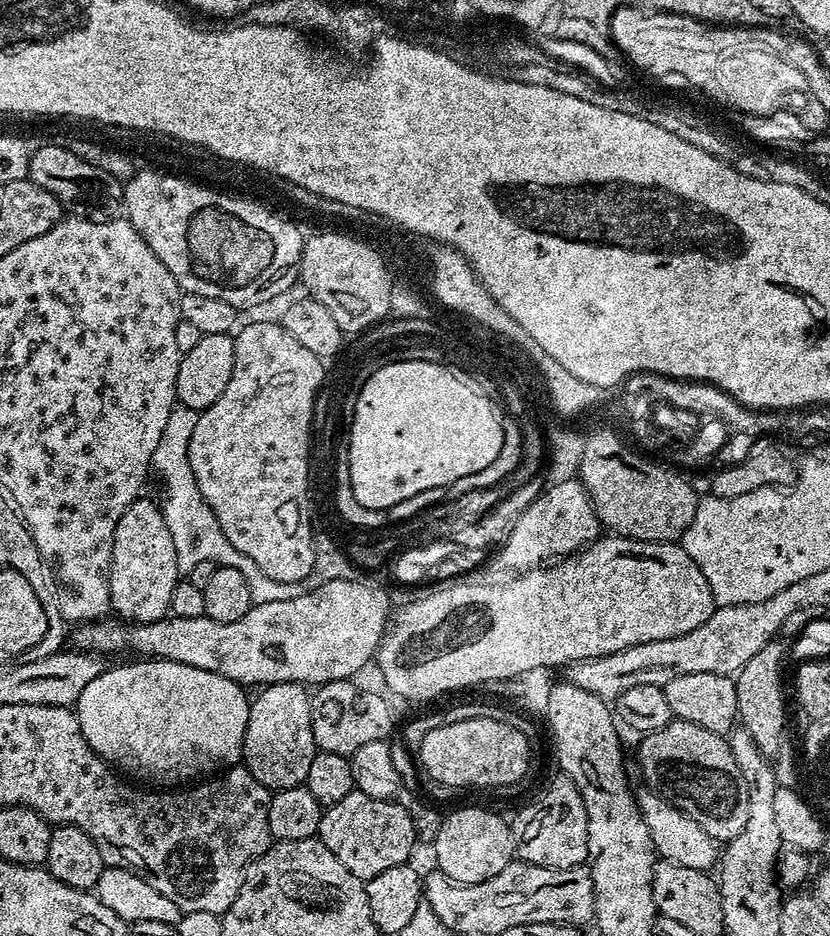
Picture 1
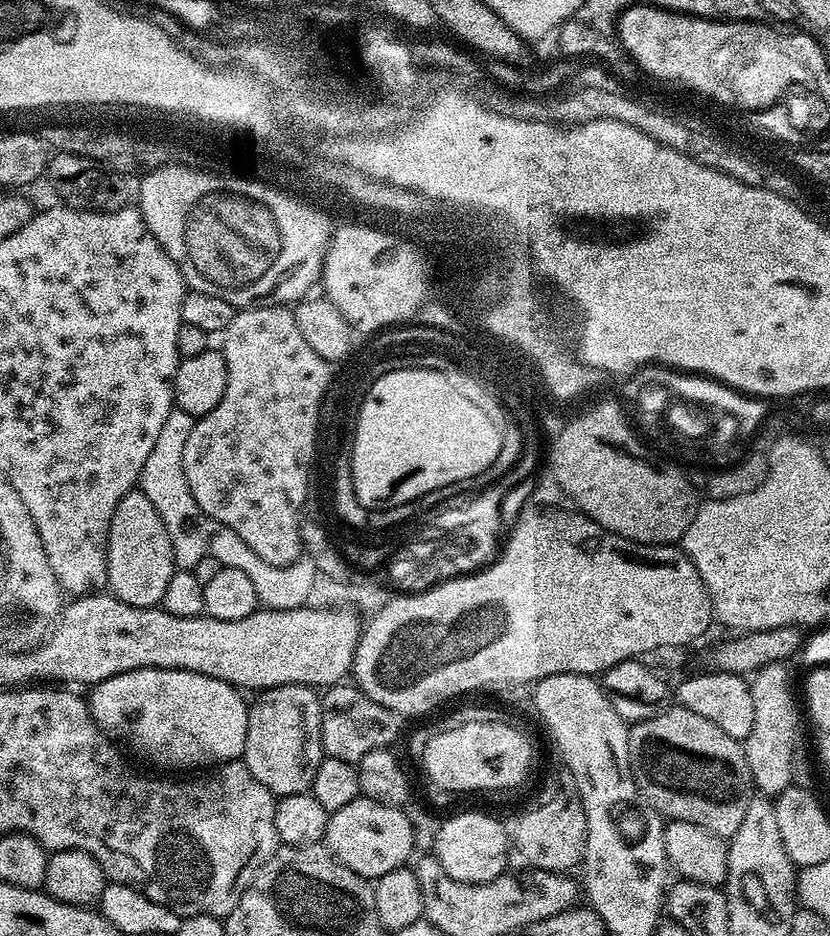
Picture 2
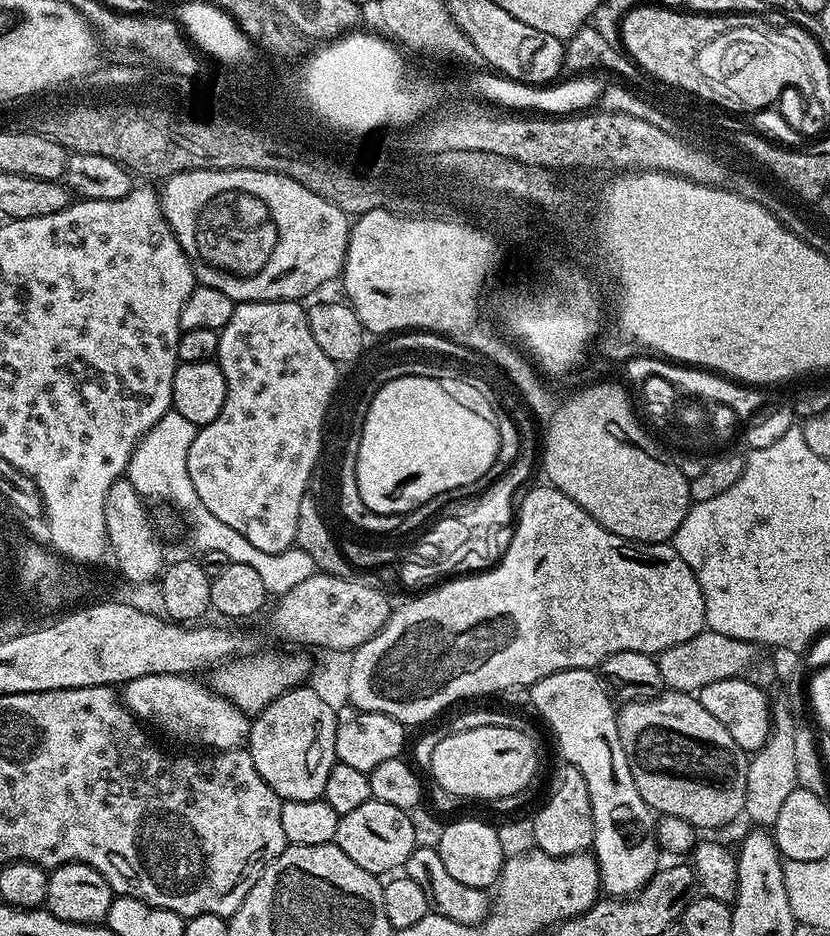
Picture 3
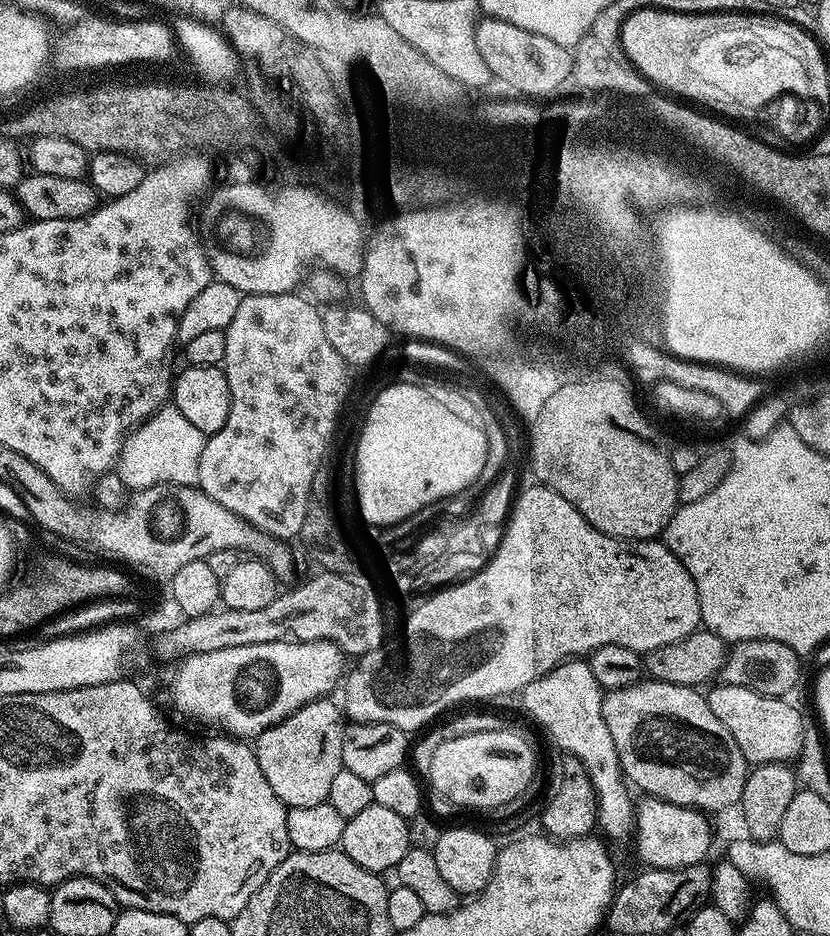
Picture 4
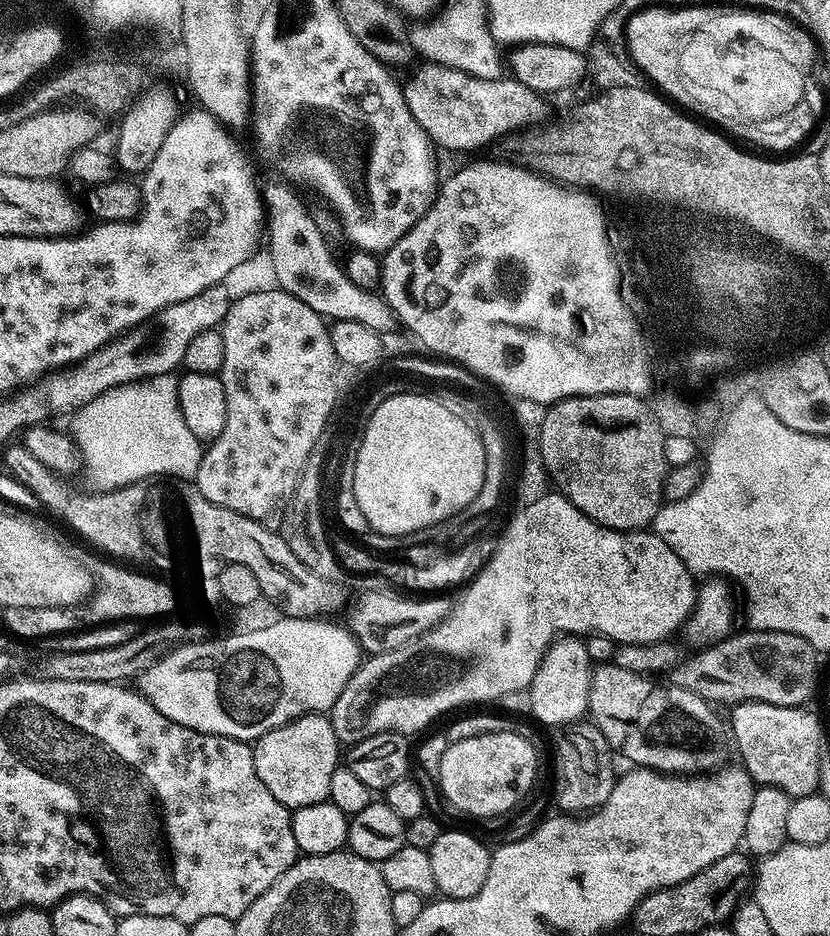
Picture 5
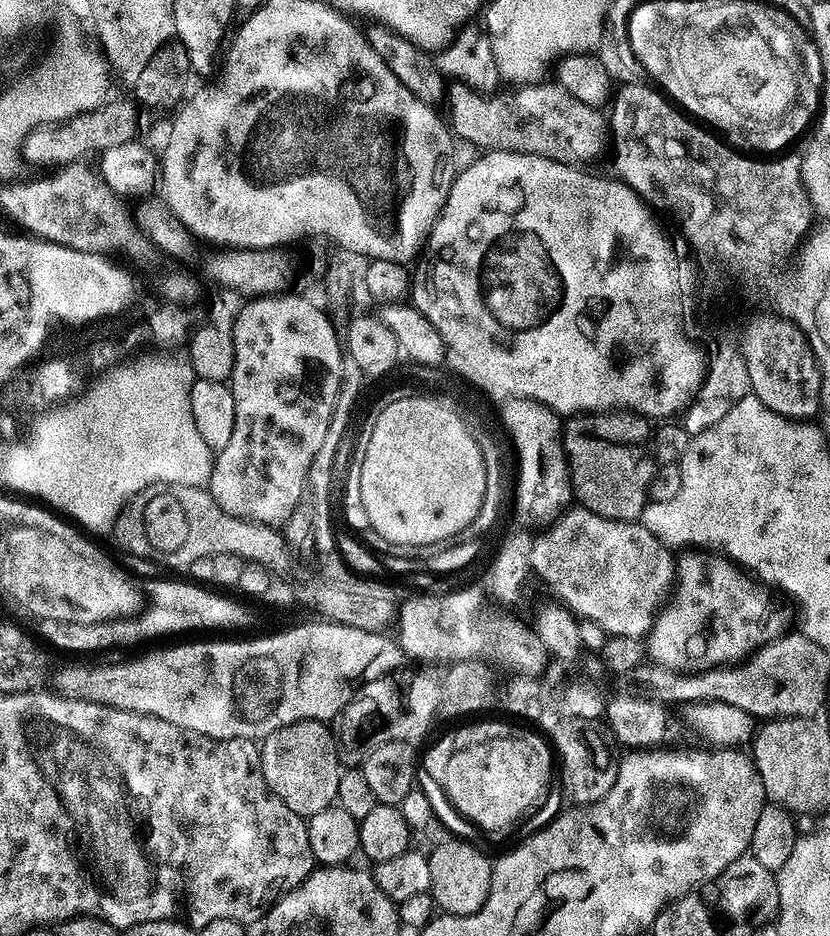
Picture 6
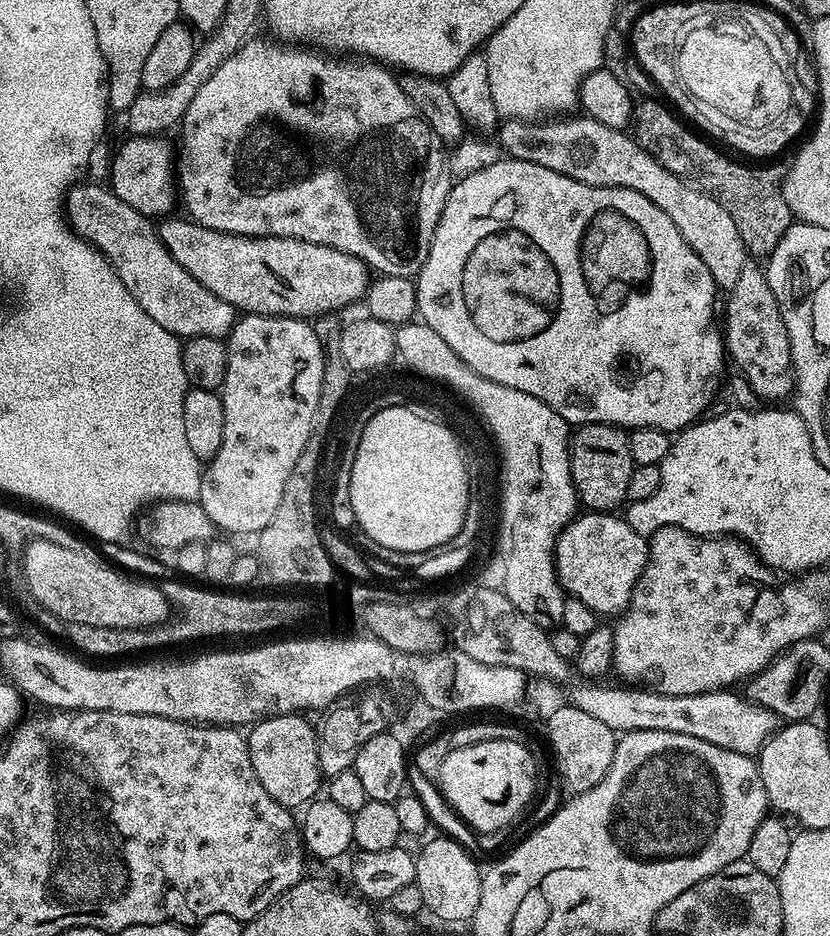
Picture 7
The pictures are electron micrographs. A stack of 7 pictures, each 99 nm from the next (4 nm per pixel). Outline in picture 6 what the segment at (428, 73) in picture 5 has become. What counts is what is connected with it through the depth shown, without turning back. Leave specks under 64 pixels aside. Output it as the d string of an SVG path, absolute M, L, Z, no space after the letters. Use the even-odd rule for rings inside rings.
M452 82L446 88L446 103L448 102L448 118L446 116L446 124L450 132L457 141L465 140L468 144L473 144L474 147L480 148L476 150L487 150L489 152L521 152L522 154L534 154L542 158L550 160L557 160L563 164L570 164L573 166L582 166L586 160L592 160L604 148L604 140L606 144L606 135L608 128L606 125L606 118L601 115L602 112L591 108L586 102L578 102L578 98L574 98L574 94L570 94L570 90L566 90L561 84L549 82L549 84L536 84L540 82L528 82L523 86L516 86L513 92L504 92L505 90L497 90L491 94L477 92L475 88L469 88L467 84L459 82Z

